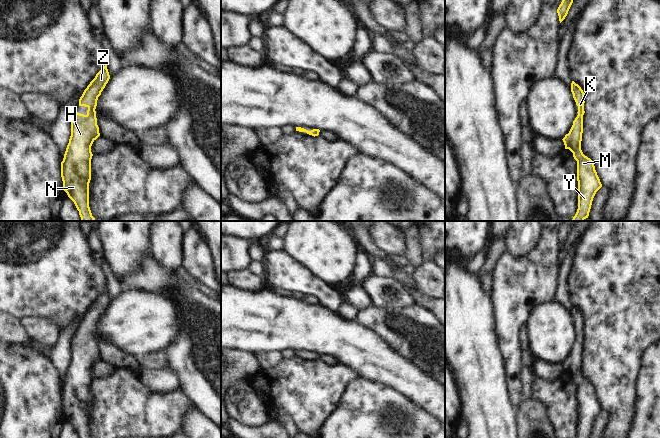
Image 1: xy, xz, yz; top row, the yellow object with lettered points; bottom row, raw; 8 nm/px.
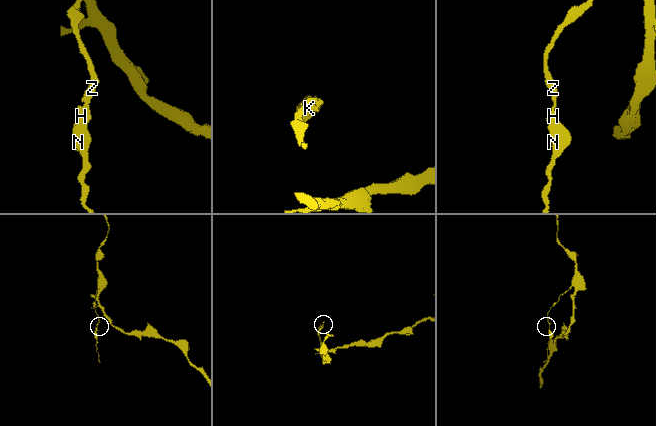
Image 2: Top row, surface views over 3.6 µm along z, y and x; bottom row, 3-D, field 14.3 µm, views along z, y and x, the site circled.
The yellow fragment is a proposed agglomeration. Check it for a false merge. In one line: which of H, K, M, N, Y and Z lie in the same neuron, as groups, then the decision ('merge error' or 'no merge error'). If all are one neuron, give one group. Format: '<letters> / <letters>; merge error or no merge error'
H K M N Y Z; no merge error

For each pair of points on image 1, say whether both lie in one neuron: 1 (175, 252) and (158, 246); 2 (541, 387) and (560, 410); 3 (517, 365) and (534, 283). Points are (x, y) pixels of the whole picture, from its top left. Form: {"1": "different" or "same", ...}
{"1": "same", "2": "same", "3": "same"}

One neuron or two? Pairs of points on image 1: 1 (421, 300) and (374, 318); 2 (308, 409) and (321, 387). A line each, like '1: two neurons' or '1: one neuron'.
1: two neurons
2: one neuron

